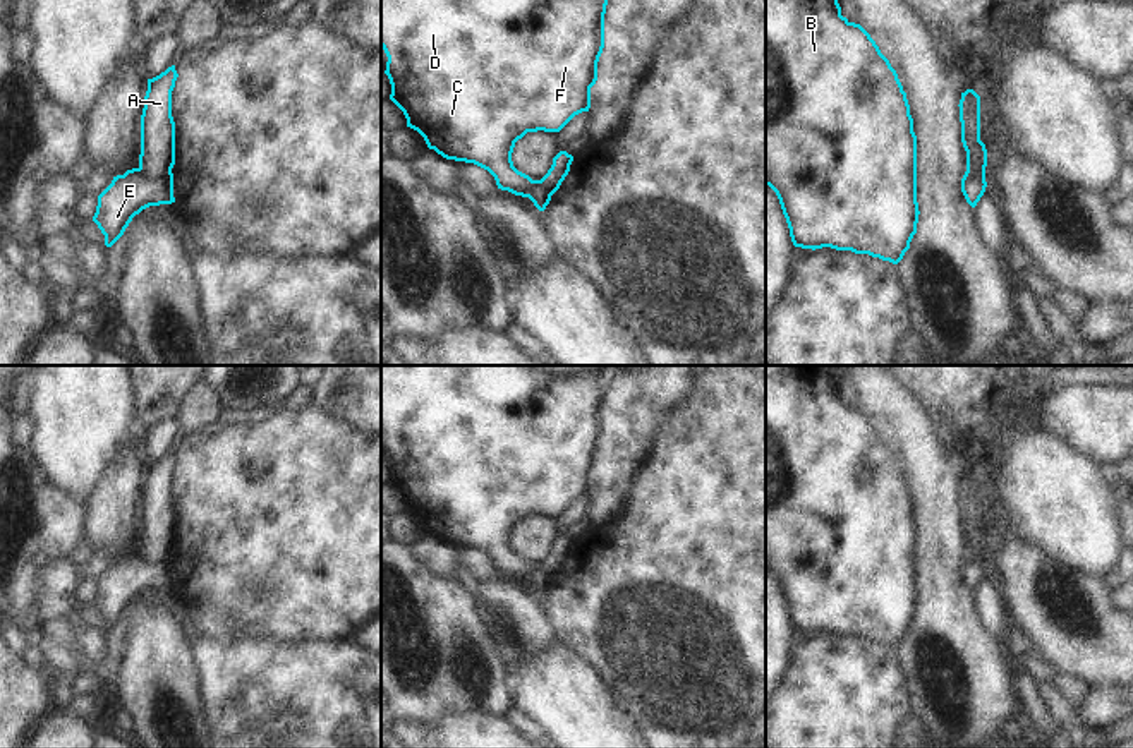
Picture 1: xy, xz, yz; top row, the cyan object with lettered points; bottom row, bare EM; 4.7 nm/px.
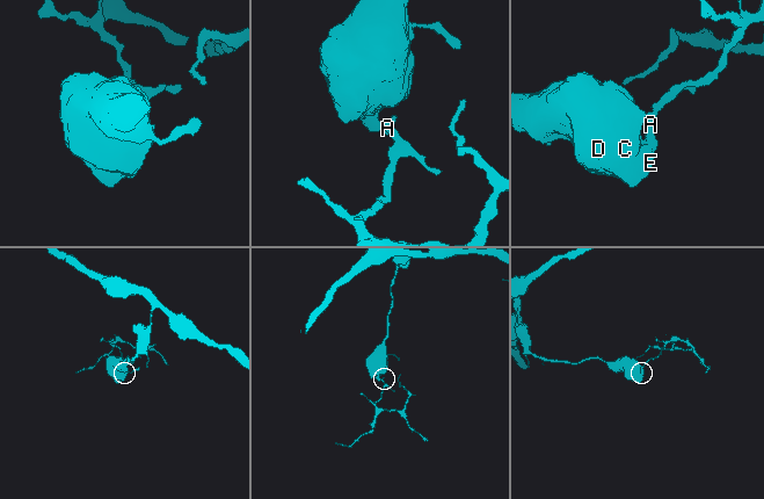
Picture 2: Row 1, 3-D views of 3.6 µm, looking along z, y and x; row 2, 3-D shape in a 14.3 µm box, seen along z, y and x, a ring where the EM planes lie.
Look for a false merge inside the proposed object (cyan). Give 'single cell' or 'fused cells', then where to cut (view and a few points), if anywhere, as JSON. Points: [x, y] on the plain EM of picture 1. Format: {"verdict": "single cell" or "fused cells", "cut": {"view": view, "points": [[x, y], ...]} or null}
{"verdict": "fused cells", "cut": {"view": "xy", "points": [[139, 551], [148, 561], [162, 561], [170, 556]]}}

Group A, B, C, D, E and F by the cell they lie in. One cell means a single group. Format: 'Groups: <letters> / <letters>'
Groups: A / B C D E F.

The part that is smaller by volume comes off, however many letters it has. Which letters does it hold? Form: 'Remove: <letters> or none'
Remove: A

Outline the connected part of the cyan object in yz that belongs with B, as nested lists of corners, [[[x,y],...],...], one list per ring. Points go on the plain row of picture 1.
[[[766,365],[766,570],[781,588],[795,631],[851,635],[898,648],[917,618],[917,520],[906,477],[889,444],[881,437],[870,419],[841,400],[833,365]]]

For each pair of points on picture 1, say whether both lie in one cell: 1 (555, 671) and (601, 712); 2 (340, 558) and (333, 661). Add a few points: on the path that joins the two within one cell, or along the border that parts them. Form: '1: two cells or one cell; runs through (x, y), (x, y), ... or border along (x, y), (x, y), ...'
1: one cell; runs through (567, 683), (589, 705)
2: two cells; border along (352, 637), (296, 644)

